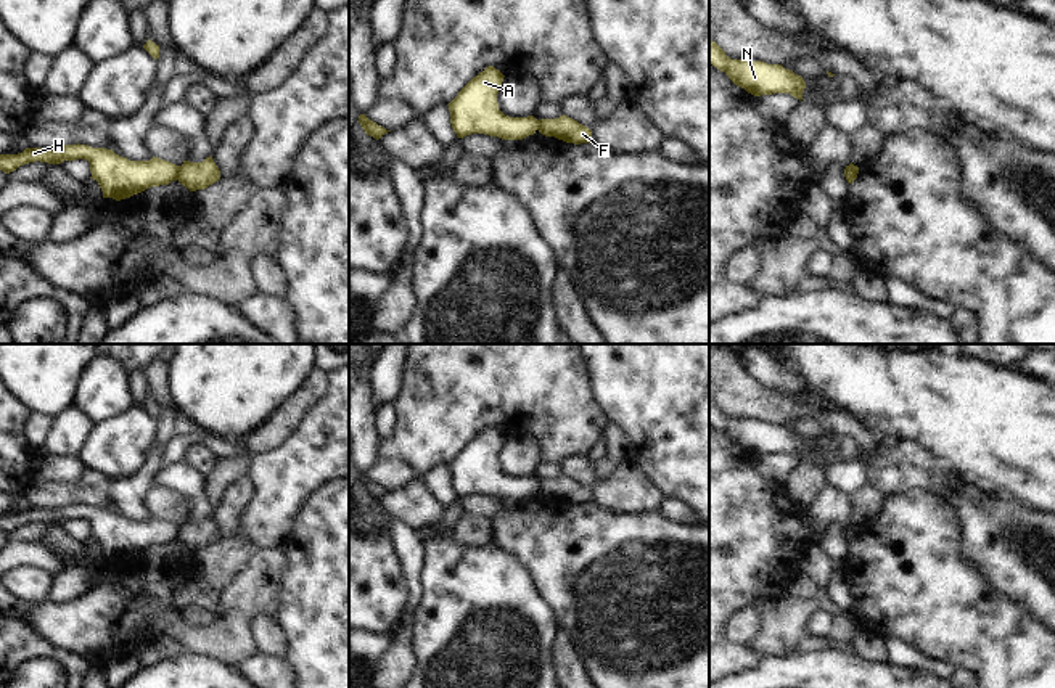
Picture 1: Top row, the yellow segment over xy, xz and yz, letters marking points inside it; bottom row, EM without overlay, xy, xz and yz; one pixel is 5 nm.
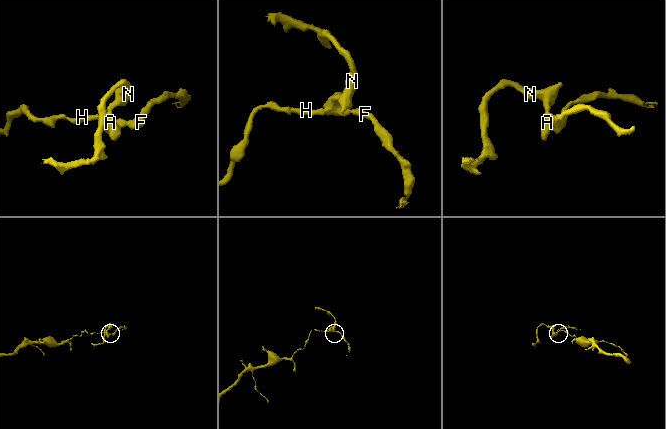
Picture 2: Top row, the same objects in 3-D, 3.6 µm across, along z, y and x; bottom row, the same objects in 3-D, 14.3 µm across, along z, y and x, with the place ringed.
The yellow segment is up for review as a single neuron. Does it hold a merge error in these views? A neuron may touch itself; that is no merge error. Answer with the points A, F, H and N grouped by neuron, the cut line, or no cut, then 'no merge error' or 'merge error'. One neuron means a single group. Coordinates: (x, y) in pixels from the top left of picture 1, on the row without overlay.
A H N / F | xy (179, 526), (176, 539) | merge error

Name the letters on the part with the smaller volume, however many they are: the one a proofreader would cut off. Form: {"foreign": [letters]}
{"foreign": ["F"]}

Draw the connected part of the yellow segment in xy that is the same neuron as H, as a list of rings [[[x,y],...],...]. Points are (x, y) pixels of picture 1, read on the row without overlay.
[[[80,503],[53,510],[26,508],[18,514],[0,514],[0,530],[10,534],[19,526],[35,521],[61,524],[76,519],[90,522],[90,539],[98,542],[103,558],[116,561],[138,555],[151,547],[169,545],[177,540],[179,530],[179,526],[154,516],[150,521],[130,521],[113,510]]]

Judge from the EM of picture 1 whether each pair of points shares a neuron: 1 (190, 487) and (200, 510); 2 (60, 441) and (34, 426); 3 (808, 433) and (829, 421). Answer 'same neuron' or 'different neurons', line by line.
1: same neuron
2: different neurons
3: different neurons

